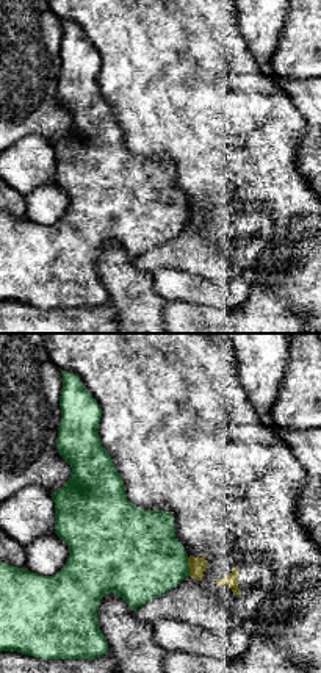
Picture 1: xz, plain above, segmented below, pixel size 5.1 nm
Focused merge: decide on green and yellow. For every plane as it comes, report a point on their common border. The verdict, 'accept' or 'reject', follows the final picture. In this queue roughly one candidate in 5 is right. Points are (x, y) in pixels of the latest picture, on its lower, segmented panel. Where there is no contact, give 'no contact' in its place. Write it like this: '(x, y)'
(188, 567)

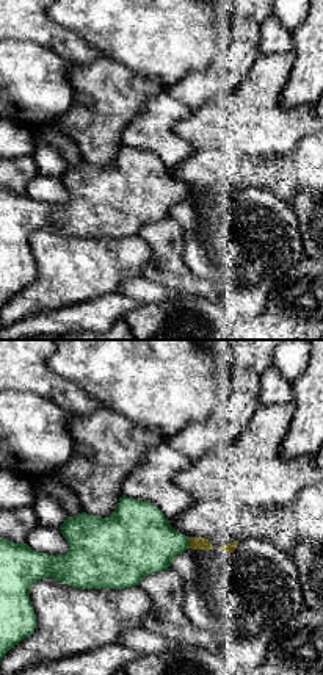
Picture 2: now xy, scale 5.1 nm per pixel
(188, 542)

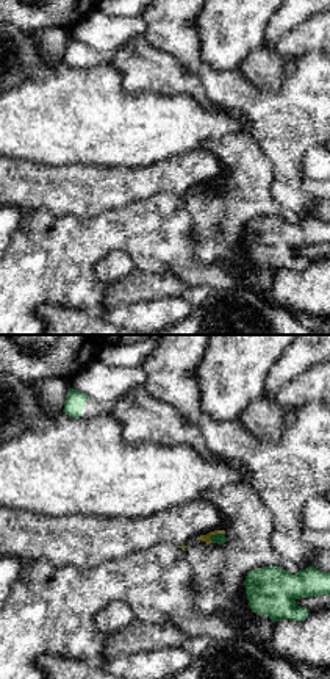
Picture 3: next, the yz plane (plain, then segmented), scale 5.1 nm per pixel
(216, 534)

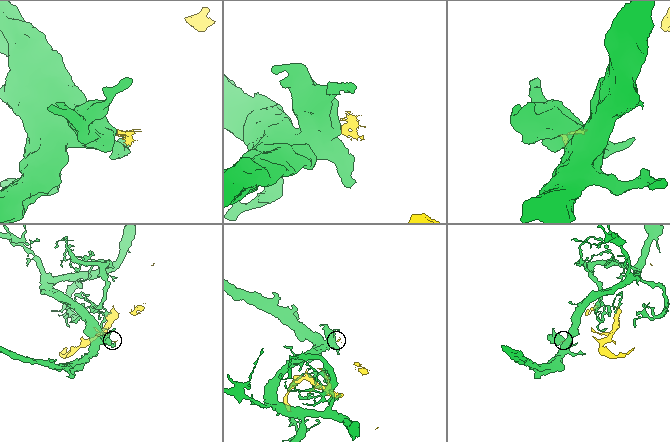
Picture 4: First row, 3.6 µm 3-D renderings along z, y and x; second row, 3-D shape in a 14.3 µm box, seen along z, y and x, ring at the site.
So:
reject

